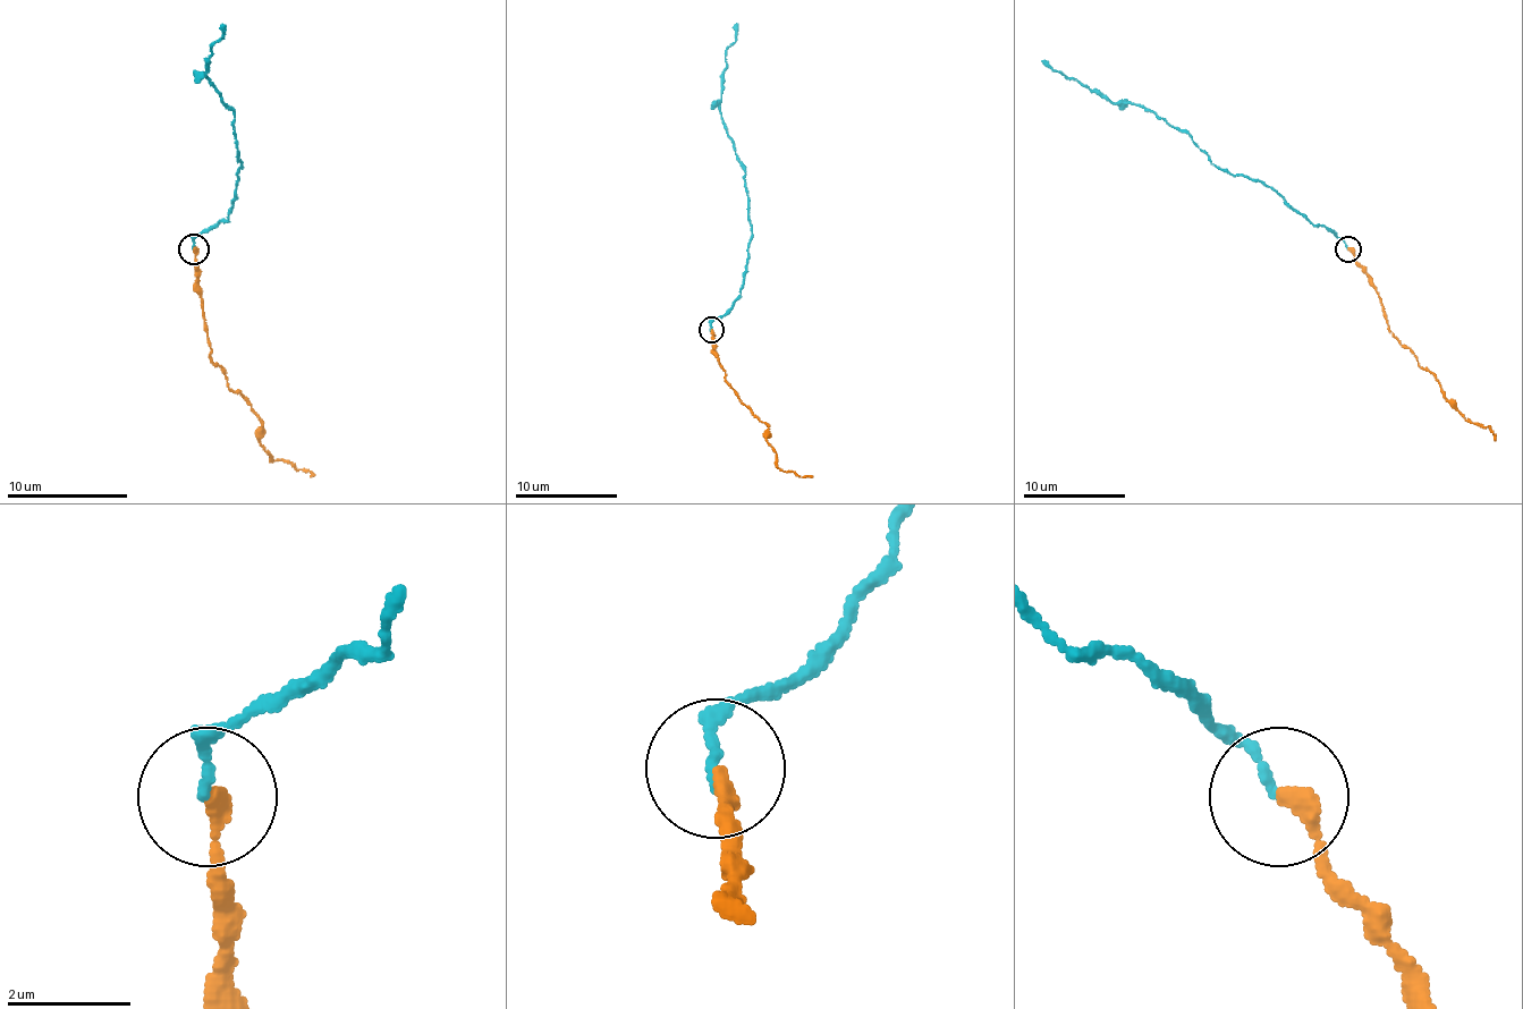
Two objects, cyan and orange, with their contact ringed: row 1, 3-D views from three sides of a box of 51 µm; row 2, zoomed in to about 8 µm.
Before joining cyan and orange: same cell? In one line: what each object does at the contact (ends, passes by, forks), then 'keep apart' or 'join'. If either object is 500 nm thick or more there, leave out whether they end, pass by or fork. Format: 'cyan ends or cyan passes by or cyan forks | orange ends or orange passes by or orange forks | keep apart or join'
cyan ends | orange ends | join

